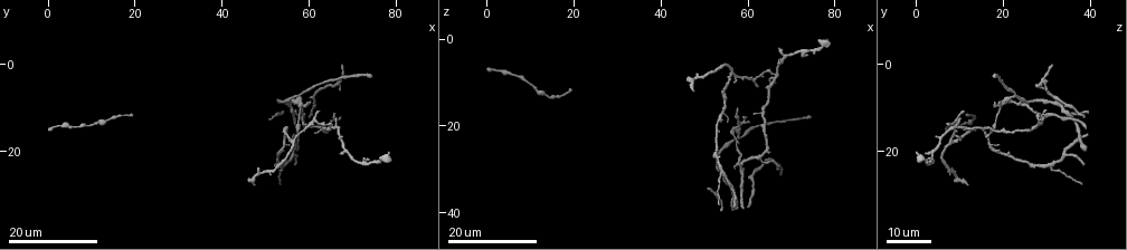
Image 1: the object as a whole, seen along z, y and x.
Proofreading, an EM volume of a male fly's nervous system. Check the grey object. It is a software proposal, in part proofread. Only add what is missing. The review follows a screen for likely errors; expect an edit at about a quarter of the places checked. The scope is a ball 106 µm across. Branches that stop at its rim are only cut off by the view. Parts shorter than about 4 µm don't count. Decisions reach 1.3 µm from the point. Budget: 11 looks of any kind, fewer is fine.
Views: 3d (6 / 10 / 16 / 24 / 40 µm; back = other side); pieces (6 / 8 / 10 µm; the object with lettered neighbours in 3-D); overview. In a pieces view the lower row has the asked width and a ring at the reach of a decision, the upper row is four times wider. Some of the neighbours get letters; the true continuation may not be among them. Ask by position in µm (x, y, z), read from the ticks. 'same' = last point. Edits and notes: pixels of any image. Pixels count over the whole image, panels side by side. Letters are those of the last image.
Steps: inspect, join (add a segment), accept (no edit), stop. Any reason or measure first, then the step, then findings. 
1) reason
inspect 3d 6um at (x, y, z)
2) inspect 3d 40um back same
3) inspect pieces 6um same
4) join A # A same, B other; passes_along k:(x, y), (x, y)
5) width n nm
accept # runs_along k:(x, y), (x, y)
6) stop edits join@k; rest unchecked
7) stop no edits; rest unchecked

an open end
inspect 3d 24um at (60.0, 8.5, 18.0)

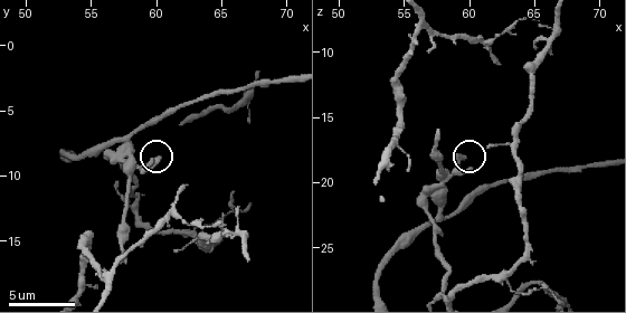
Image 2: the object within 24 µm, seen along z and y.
see the neighbours
inspect pieces 6um at (59.4, 9.0, 18.2)

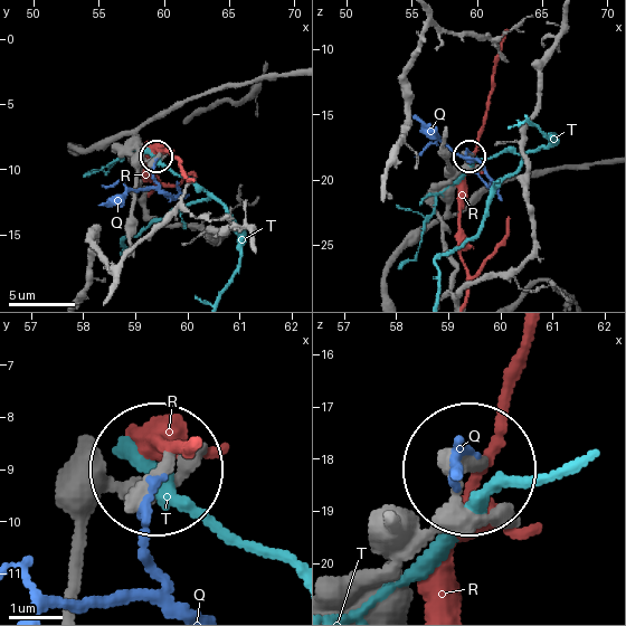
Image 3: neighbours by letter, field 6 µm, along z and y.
width 250 nm
accept # Q other, R other, T other; none of them fits

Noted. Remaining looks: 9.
branch stops here
inspect pieces 10um at (57.8, 16.6, 16.2)

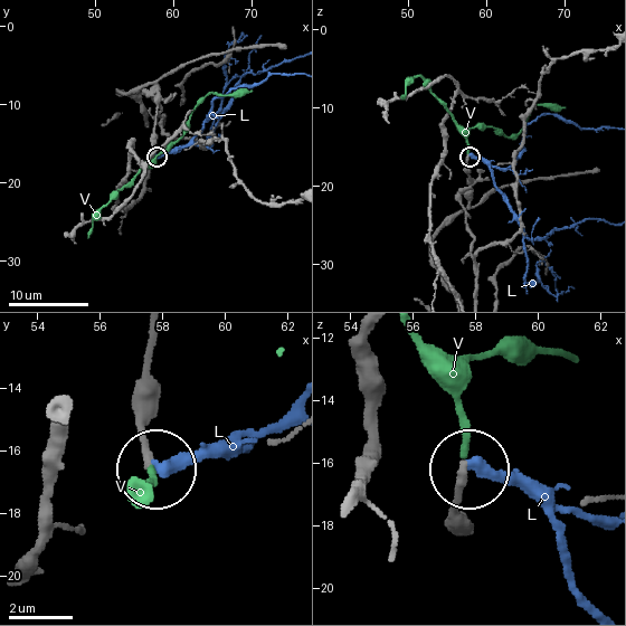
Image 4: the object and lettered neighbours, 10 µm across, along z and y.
join V # L other, V same; it goes on there

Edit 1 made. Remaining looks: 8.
inspect overview

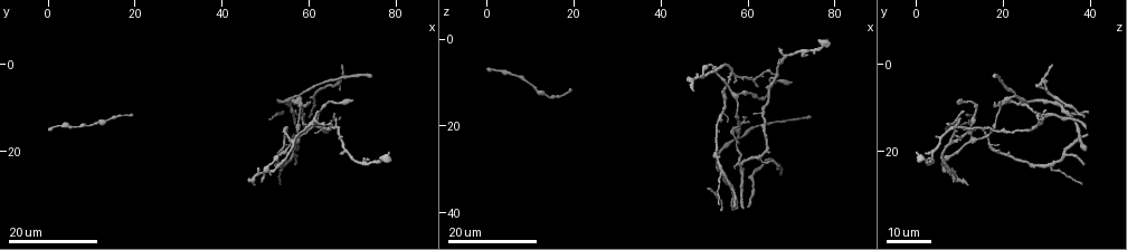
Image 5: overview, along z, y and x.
long arm stops here
inspect 3d 16um at (74.0, 2.5, 17.5)

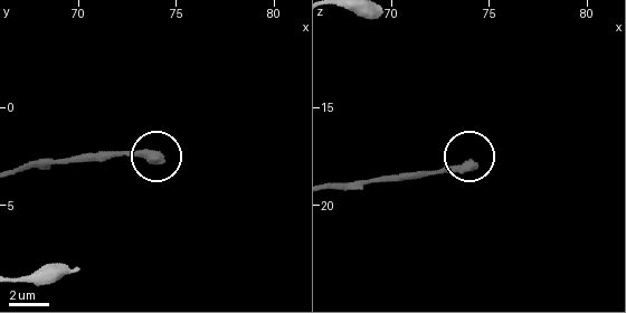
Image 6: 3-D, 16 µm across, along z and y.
inspect pieces 8um at (74.1, 2.8, 17.9)

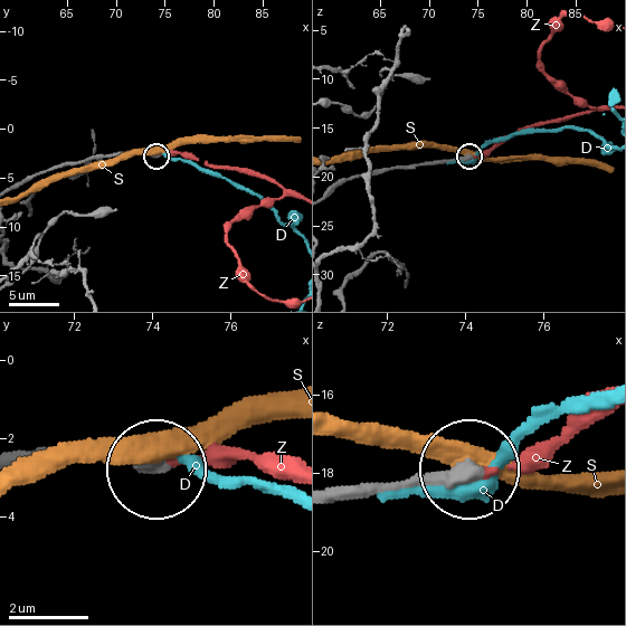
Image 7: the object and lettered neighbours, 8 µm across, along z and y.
join Z # D other, S other, Z same; passes_along 7:(372, 492), (459, 485), (530, 465), (599, 418); it goes on there

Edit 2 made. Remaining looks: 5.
thin end
inspect 3d 24um at (57.0, 10.5, 30.0)

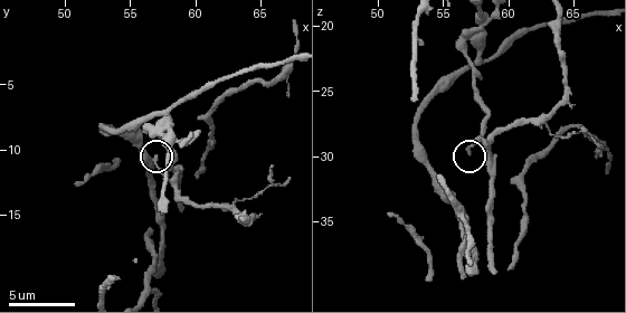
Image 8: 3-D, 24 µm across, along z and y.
what lies round it
inspect pieces 10um at (57.0, 10.6, 29.6)

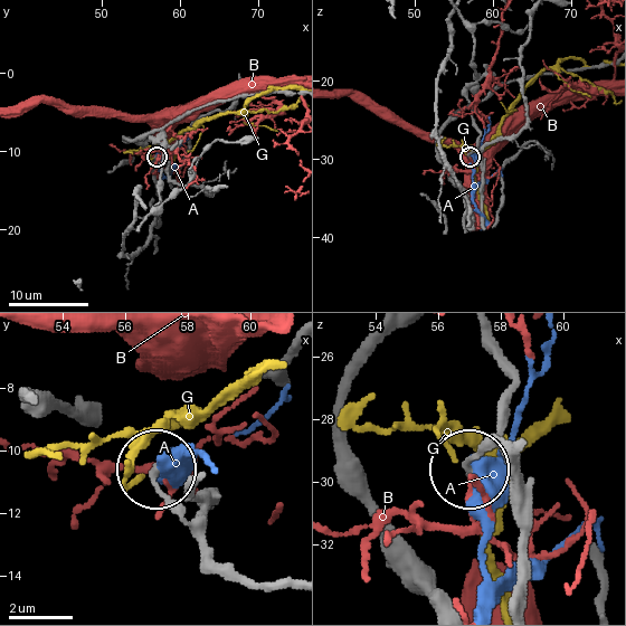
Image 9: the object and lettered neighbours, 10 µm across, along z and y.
width 190 nm
accept # A other, B other, G other; no lettered segment goes on from it

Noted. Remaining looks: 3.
free end
inspect pieces 8um at (65.0, 13.6, 7.4)

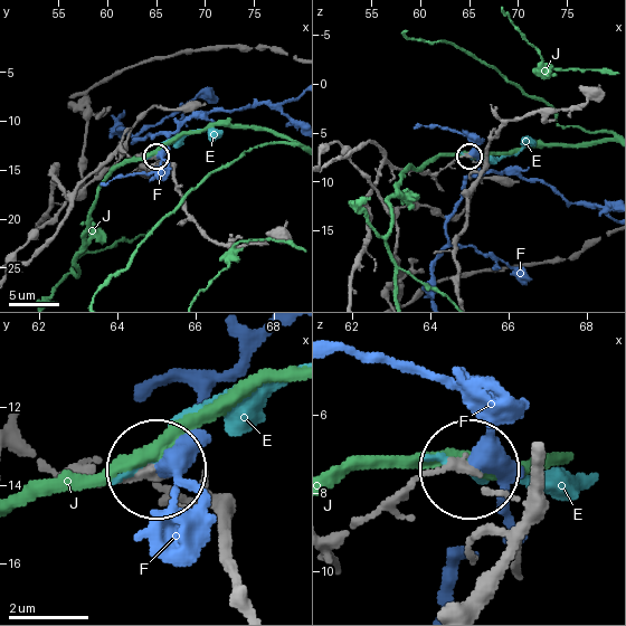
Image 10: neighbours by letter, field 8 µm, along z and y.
accept # E other, F other, J other; runs_along 10:(334, 536), (462, 465); no lettered segment goes on from it

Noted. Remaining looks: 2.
stop edits join@4, join@7; rest unchecked

